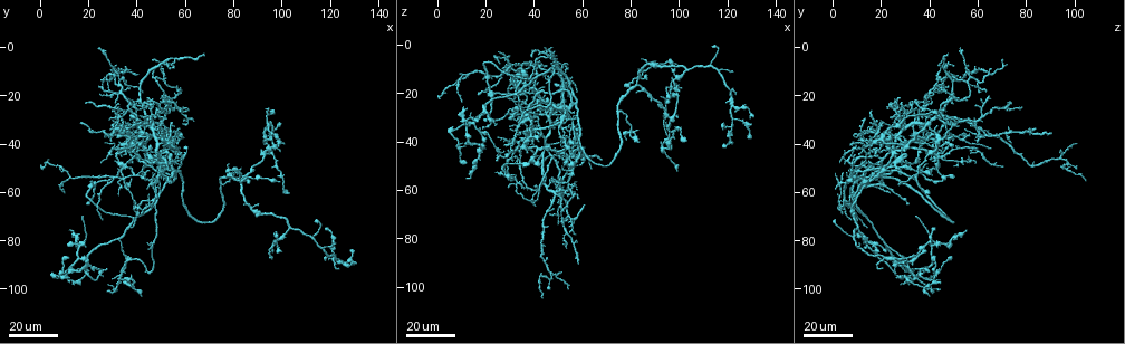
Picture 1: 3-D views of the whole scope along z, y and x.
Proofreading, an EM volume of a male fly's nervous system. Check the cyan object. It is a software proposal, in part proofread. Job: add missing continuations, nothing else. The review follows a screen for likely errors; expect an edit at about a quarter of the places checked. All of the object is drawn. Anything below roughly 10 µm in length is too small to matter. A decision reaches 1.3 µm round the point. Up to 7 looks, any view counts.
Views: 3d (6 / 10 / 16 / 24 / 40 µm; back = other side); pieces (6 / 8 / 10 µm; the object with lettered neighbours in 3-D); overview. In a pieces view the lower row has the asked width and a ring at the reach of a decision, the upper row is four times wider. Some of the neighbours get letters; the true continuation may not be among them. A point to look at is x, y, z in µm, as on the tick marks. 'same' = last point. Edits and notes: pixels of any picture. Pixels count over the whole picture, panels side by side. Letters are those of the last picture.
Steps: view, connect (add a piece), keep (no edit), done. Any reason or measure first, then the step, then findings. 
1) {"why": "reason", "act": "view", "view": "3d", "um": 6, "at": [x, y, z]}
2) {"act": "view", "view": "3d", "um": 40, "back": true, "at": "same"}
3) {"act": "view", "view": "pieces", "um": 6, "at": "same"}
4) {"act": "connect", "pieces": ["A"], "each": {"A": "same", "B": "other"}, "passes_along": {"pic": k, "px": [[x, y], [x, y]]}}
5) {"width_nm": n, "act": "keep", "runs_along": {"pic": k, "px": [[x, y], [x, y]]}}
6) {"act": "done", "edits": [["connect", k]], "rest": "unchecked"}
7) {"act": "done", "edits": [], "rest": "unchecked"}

{"why": "an open end", "act": "view", "view": "3d", "um": 40, "at": [24, 16, 47]}

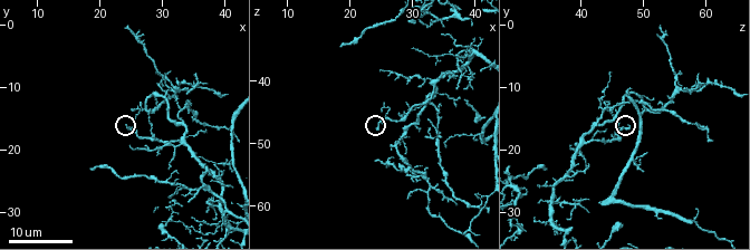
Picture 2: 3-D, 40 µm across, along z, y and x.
{"why": "see the neighbours", "act": "view", "view": "pieces", "um": 6, "at": [24.5, 16.0, 47.5]}

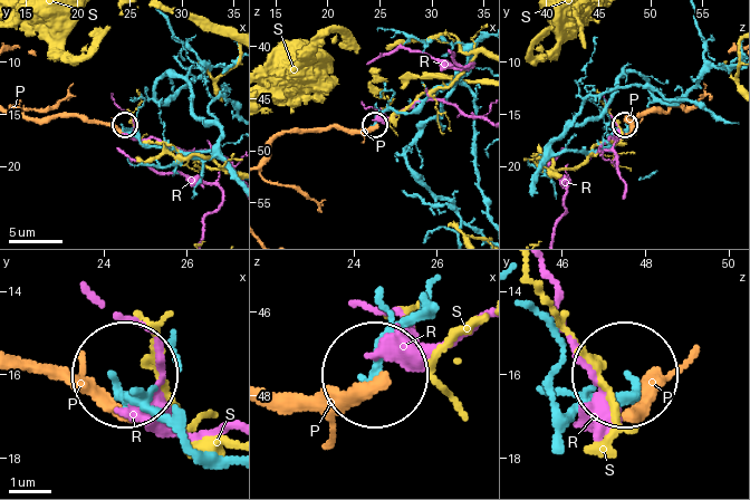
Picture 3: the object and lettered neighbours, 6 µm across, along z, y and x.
{"act": "keep", "each": {"P": "other", "R": "other", "S": "other"}, "runs_along": {"pic": 3, "px": [[165, 424], [112, 378]]}, "found": "no lettered piece goes on from it"}

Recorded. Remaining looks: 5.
{"why": "end of a long branch", "act": "view", "view": "3d", "um": 24, "at": [18.5, 23.5, 34.5]}

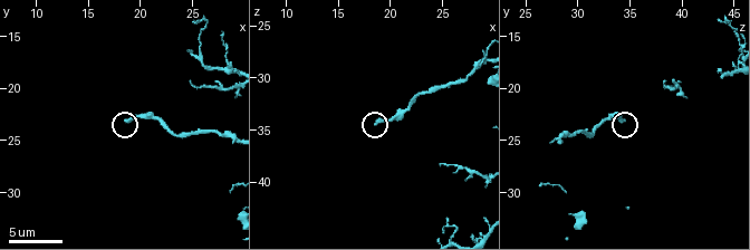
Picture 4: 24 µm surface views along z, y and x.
{"why": "what lies round it", "act": "view", "view": "pieces", "um": 8, "at": [18.6, 23.2, 34.2]}

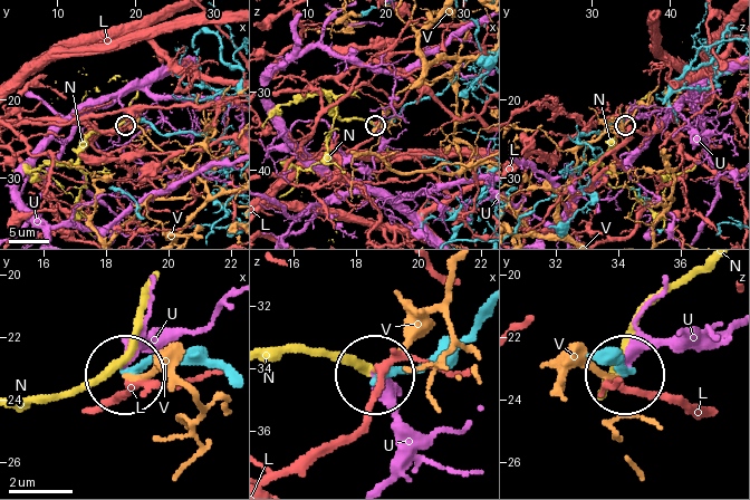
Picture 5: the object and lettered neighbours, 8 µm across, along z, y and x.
{"act": "keep", "each": {"L": "other", "N": "other", "U": "other", "V": "other"}, "found": "none of them fits"}

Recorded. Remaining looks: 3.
{"why": "free end", "act": "view", "view": "3d", "um": 24, "at": [68, 4, 47]}

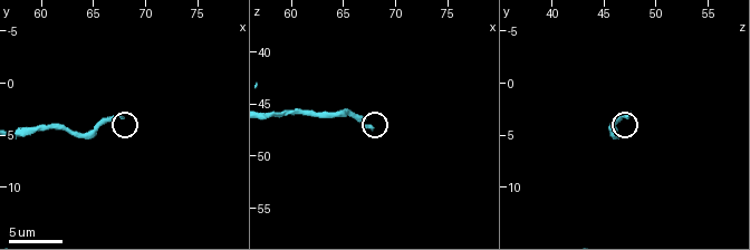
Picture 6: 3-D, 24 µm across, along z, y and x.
{"why": "see the neighbours", "act": "view", "view": "pieces", "um": 10, "at": [67.8, 3.4, 47.2]}

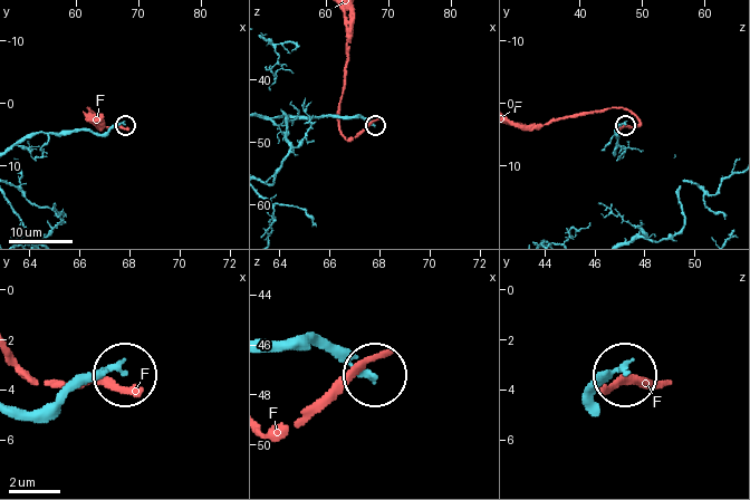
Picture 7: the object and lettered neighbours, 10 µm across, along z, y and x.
{"act": "keep", "each": {"F": "other"}, "runs_along": {"pic": 7, "px": [[280, 116], [362, 117], [374, 124]]}, "found": "no lettered piece goes on from it"}

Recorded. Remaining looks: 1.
{"act": "done", "edits": [], "rest": "unchecked"}

